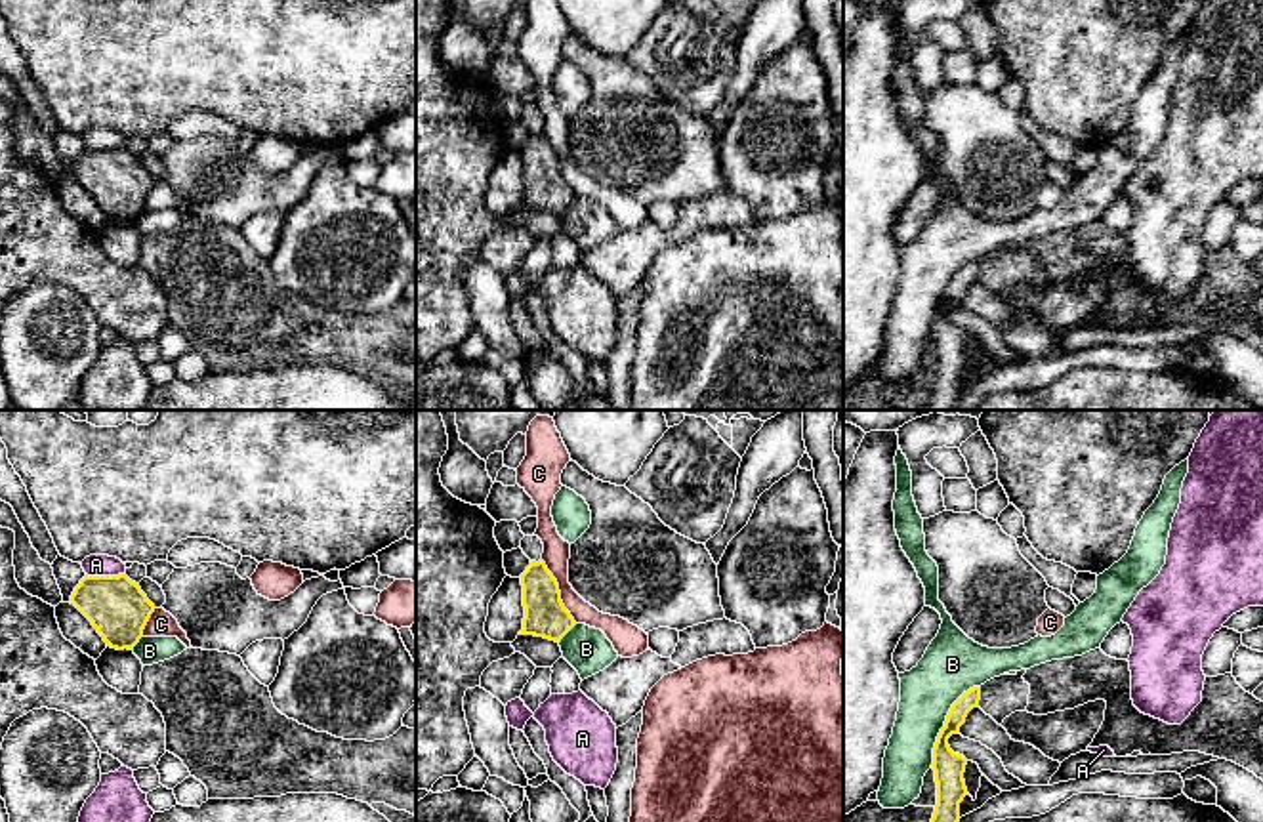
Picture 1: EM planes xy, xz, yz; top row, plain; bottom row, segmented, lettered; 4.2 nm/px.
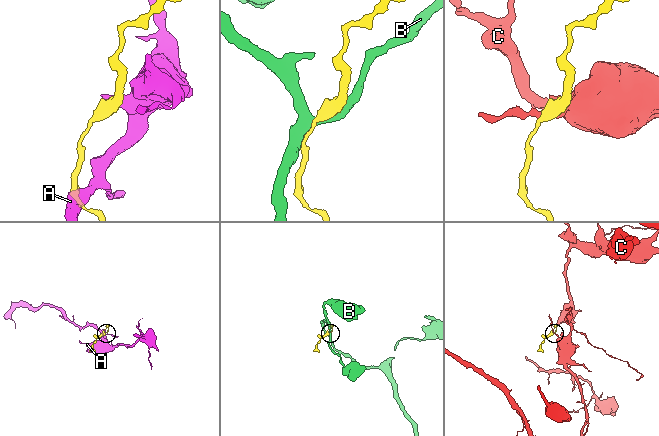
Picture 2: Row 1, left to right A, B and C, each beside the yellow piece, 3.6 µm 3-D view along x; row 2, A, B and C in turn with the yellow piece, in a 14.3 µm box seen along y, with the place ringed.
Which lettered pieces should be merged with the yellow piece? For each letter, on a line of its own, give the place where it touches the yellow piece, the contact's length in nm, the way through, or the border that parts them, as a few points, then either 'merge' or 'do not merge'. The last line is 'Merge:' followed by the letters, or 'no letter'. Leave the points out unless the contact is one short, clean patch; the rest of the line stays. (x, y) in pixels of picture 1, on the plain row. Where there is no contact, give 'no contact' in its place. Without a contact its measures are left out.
A: xy (105, 149) | 160 nm | along xy (86, 145), (123, 147) | do not merge
B: yz (945, 294) | 400 nm | do not merge
C: xz (559, 164) | 300 nm | along xz (542, 132), (558, 157), (563, 180), (577, 195) | do not merge
Merge: no letter

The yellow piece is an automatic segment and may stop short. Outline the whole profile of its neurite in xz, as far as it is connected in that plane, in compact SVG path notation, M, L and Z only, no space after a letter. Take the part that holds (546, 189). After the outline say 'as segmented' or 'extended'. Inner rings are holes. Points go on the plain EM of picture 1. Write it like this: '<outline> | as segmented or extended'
M530 134L521 147L523 158L523 202L519 208L544 210L555 216L576 198L561 174L559 156L544 134Z | as segmented

